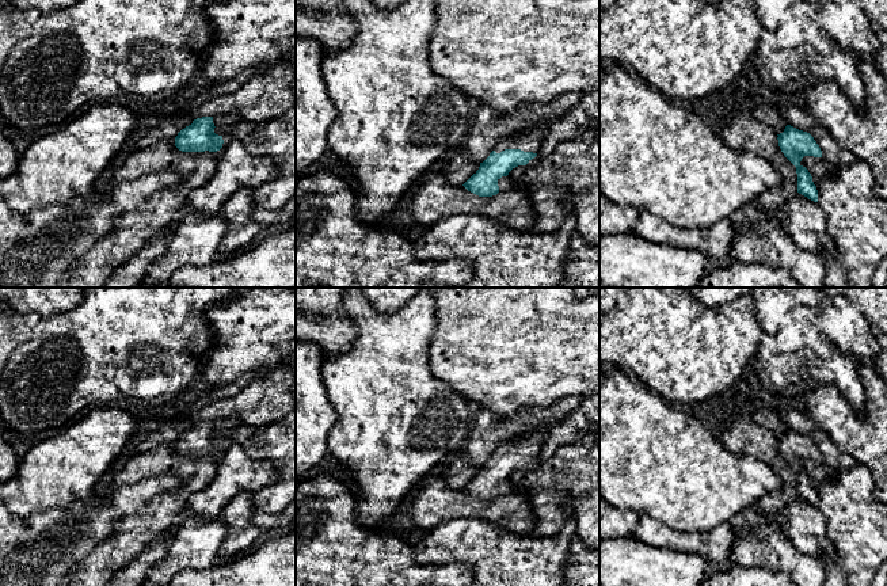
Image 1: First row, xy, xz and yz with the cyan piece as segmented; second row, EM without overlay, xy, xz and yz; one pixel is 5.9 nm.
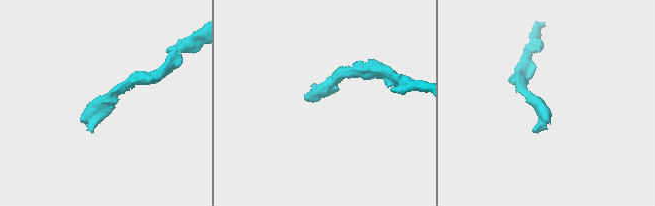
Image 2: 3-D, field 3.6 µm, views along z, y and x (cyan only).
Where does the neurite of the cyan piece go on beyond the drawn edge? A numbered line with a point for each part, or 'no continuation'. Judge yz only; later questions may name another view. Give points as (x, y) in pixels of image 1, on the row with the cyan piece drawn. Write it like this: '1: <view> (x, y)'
no continuation

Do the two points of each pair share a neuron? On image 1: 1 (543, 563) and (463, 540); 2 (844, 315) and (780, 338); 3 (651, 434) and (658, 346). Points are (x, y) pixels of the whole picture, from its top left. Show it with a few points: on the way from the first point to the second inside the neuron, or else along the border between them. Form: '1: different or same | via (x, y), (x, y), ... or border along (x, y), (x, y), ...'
1: same | via (522, 563), (503, 563), (483, 544)
2: same | via (828, 328), (819, 328), (810, 338), (796, 338)
3: different | border along (628, 373), (658, 392), (667, 402), (684, 406)

